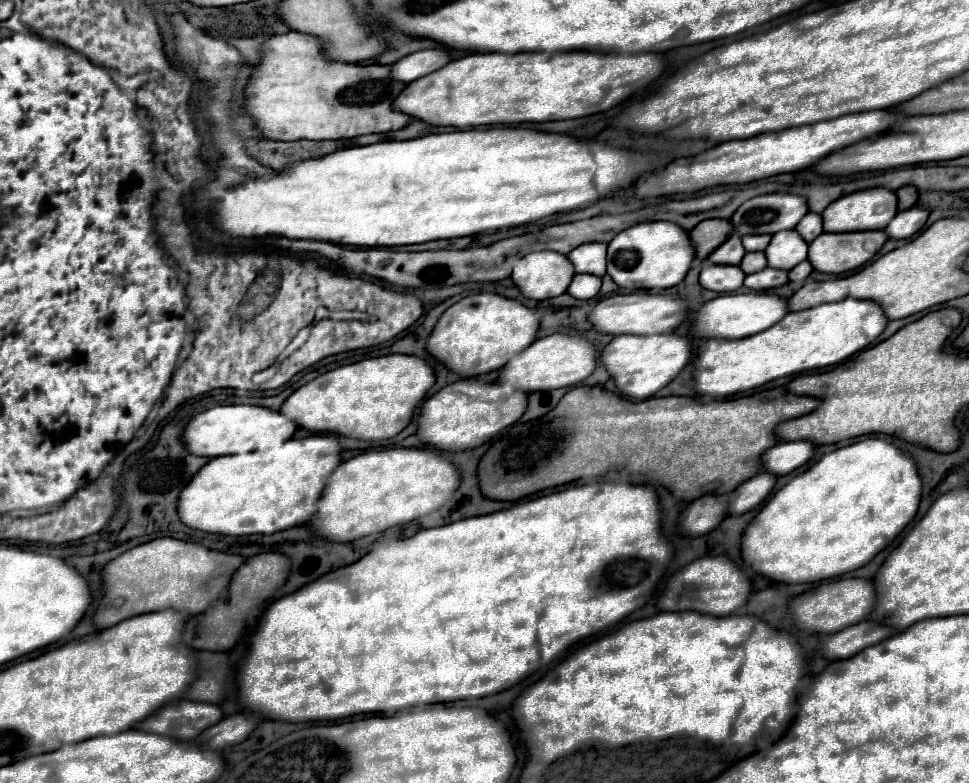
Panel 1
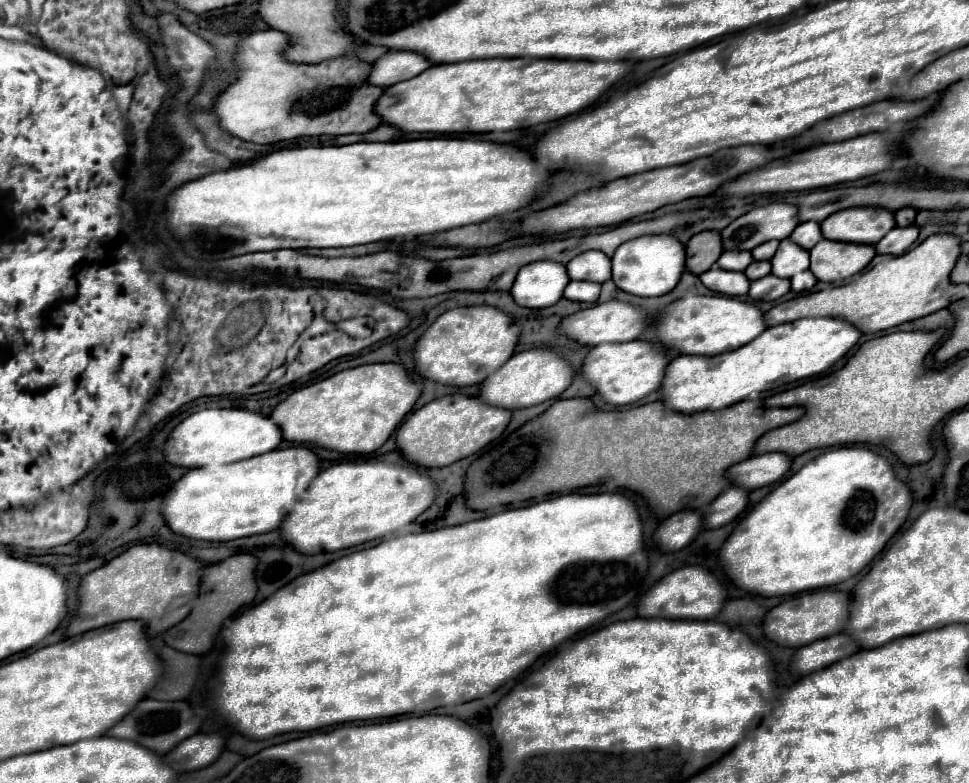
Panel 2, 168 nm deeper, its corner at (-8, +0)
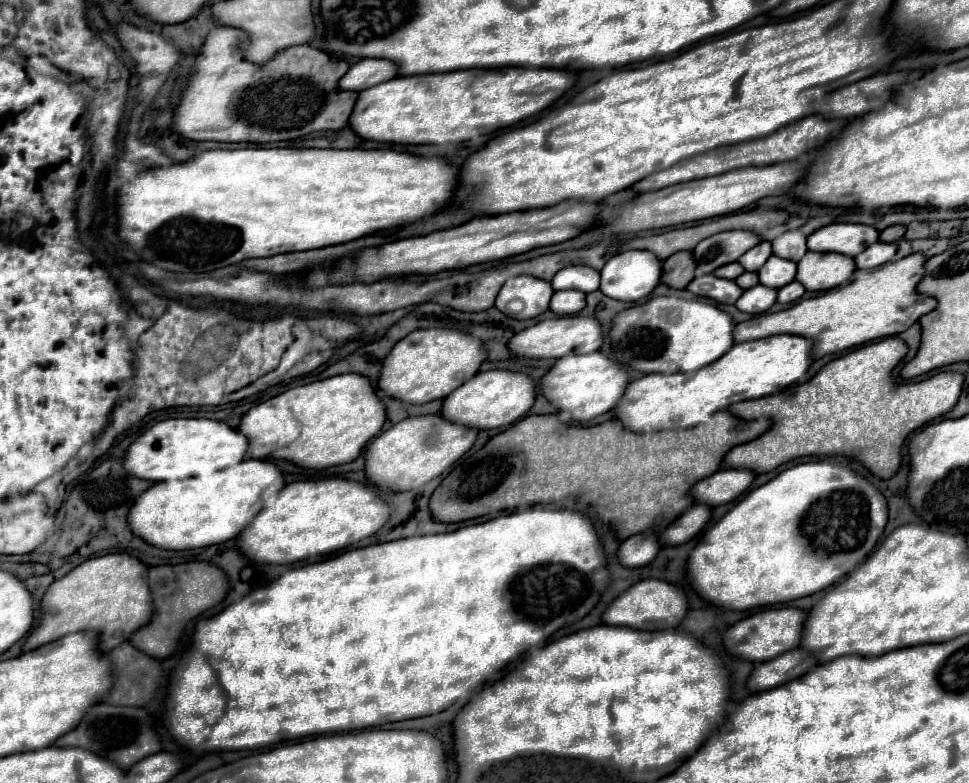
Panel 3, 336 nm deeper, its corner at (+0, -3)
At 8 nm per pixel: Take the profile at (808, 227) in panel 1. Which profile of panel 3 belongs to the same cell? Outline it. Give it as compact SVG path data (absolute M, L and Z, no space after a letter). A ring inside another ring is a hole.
M792 230L792 232L784 232L782 236L778 236L774 242L772 242L772 252L780 258L786 258L786 260L792 260L792 262L798 262L806 252L806 236L798 230Z

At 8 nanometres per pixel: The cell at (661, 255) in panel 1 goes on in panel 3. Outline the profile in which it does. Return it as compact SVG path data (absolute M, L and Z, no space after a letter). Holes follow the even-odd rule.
M628 250L612 256L600 274L600 290L606 296L622 302L638 302L660 282L660 260L646 250Z

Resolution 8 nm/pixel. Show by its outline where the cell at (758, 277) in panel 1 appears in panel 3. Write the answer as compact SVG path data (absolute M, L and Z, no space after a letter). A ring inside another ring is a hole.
M754 286L752 290L744 290L742 298L736 302L736 308L748 314L762 314L776 302L776 290L768 286Z

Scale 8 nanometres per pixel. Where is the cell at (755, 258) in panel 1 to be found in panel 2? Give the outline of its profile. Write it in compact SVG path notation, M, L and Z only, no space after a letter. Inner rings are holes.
M752 261L744 273L752 281L752 279L760 279L764 275L770 275L770 271L772 271L770 261Z

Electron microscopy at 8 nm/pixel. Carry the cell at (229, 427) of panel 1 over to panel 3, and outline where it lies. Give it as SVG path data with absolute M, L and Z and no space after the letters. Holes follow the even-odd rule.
M168 418L156 422L130 444L122 466L124 472L132 478L150 482L178 480L188 476L212 474L216 470L224 470L232 464L238 464L244 460L246 450L248 440L224 422L206 418Z

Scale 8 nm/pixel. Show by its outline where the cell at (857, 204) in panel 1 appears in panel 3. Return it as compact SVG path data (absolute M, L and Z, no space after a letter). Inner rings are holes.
M830 224L808 236L808 250L836 252L854 258L874 242L878 242L878 232L872 226Z

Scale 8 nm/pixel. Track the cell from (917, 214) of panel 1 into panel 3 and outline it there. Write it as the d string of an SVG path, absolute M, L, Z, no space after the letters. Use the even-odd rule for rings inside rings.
M876 242L876 244L872 244L868 250L864 250L862 254L858 254L858 256L854 258L854 262L856 262L856 268L858 268L858 270L872 272L874 268L880 268L880 266L884 266L886 262L890 262L894 254L896 254L896 244Z

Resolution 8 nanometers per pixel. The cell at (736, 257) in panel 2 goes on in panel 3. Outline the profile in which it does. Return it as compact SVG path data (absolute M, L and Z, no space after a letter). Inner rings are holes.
M732 262L728 266L720 266L720 270L714 270L714 276L718 278L726 278L726 280L734 280L740 274L744 274L744 268L738 262Z

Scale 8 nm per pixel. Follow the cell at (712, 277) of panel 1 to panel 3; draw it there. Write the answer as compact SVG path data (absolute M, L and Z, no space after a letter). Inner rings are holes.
M706 274L706 276L694 278L688 284L688 290L694 292L696 296L704 296L704 298L716 300L718 304L734 304L740 298L740 294L742 294L742 290L736 286L736 282L716 278L714 274Z

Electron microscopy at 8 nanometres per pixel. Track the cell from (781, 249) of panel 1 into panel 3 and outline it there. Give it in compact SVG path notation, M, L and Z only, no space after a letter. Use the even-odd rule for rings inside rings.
M770 256L768 262L760 268L758 276L760 276L760 282L764 286L778 290L778 288L782 288L782 286L786 286L788 282L794 280L796 264L784 260L780 256Z

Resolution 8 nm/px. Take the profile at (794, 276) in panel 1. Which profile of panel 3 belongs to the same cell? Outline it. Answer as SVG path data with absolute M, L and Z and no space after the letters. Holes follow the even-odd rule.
M794 280L794 282L790 282L788 286L784 286L784 288L778 290L778 302L780 302L780 304L792 304L792 302L800 300L802 294L804 294L804 286Z

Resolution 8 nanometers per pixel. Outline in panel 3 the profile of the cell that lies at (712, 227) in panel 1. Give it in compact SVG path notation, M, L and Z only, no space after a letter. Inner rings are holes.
M692 252L672 254L662 264L660 282L664 282L670 288L682 290L682 288L686 288L694 280L694 270L696 270L696 262L692 258Z

